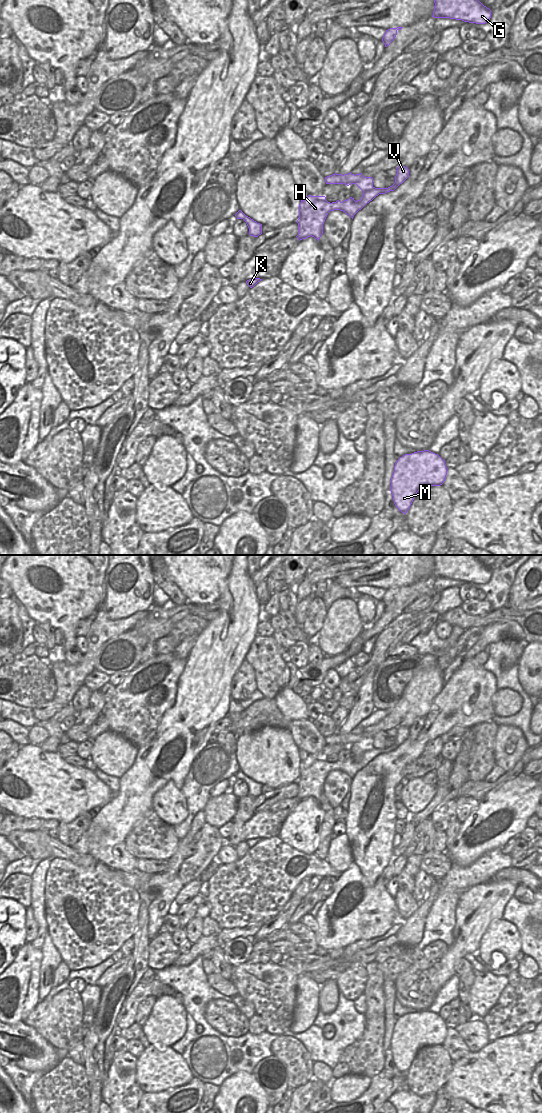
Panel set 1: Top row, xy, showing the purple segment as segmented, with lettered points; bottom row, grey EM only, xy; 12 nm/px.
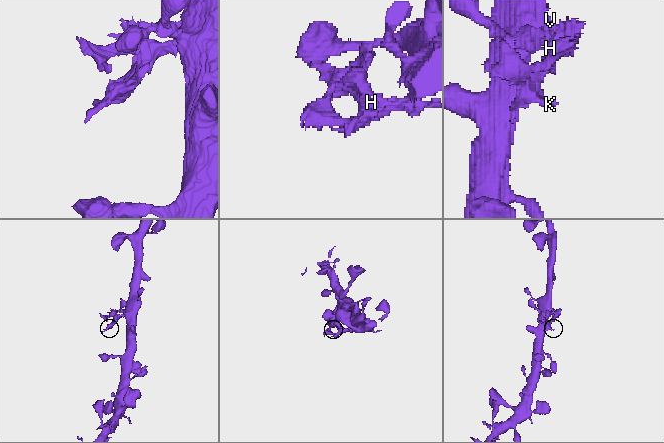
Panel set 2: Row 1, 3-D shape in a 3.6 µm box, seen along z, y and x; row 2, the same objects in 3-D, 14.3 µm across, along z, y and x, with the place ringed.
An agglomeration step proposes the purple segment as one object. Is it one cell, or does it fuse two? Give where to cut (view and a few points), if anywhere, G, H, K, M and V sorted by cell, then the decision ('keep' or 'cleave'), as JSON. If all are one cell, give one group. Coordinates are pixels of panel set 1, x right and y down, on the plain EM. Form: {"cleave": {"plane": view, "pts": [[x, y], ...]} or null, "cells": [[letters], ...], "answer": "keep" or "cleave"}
{"cleave": {"plane": "xy", "pts": [[356, 761], [360, 765], [364, 765]]}, "cells": [["G", "M", "V"], ["H", "K"]], "answer": "cleave"}

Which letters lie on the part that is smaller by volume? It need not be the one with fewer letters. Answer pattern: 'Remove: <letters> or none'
Remove: H, K

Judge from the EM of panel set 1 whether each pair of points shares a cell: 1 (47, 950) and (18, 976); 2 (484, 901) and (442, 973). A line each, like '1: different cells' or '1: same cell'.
1: different cells
2: same cell

